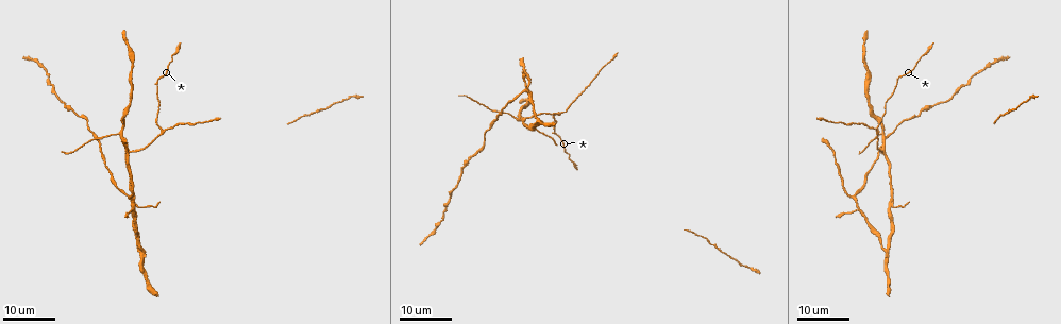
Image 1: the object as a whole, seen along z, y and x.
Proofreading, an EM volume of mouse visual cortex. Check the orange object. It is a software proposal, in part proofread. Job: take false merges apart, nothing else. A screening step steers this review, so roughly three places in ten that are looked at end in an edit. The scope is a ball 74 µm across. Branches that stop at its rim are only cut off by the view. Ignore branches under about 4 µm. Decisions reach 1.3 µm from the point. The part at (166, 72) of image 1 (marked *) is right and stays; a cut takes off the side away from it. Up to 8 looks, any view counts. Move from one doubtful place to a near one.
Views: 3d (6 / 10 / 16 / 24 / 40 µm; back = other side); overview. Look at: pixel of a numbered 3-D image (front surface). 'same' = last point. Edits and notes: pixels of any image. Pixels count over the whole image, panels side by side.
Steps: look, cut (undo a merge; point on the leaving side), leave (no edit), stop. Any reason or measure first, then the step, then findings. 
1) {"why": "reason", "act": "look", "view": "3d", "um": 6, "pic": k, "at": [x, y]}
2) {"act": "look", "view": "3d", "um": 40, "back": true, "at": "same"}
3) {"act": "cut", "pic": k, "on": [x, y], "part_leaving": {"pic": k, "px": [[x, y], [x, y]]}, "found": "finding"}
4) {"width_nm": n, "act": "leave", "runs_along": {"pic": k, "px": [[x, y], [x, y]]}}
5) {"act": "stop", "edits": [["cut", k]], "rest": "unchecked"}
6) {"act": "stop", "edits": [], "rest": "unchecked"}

{"why": "three arms meet", "act": "look", "view": "3d", "um": 16, "pic": 1, "at": [163, 131]}

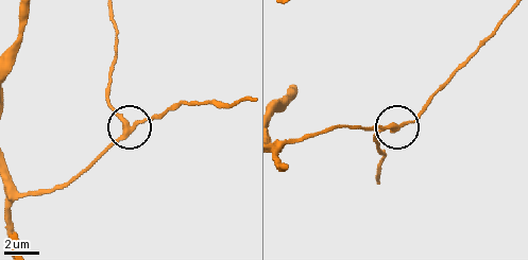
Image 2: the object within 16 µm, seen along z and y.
{"act": "look", "view": "3d", "um": 6, "pic": 2, "at": [395, 127]}

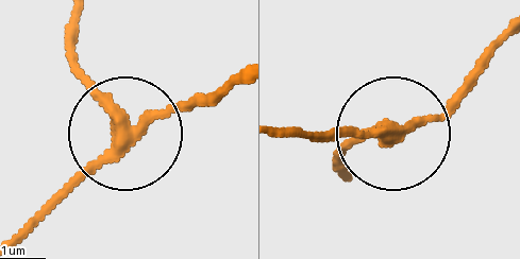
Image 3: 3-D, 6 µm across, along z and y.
{"arms": 3, "act": "leave", "found": "one neuron here"}

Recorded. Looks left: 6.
{"act": "look", "view": "3d", "um": 24, "pic": 1, "at": [141, 250]}

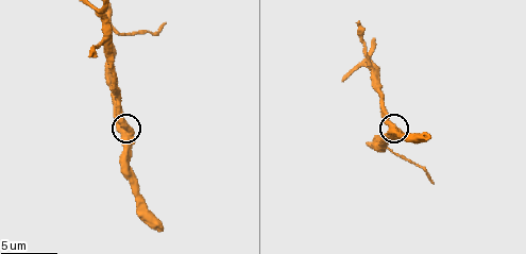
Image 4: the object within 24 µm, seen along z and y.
{"act": "look", "view": "3d", "um": 10, "pic": 4, "at": [128, 125]}

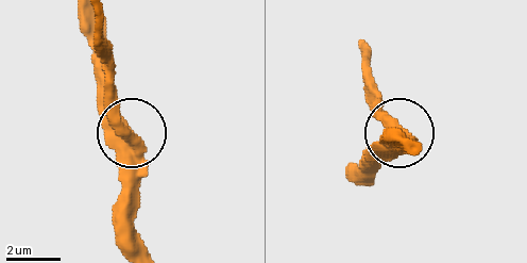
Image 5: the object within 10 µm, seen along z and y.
{"side_arm_um": 10, "act": "cut", "pic": 5, "on": [116, 114], "found": "a second neuron is stuck on"}

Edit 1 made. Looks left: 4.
{"act": "look", "view": "overview"}

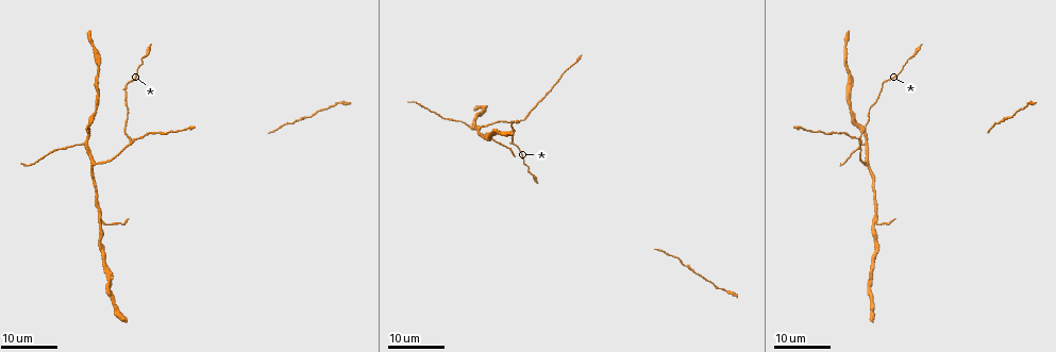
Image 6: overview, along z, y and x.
{"why": "small branch off a trunk", "act": "look", "view": "3d", "um": 16, "pic": 6, "at": [84, 145]}

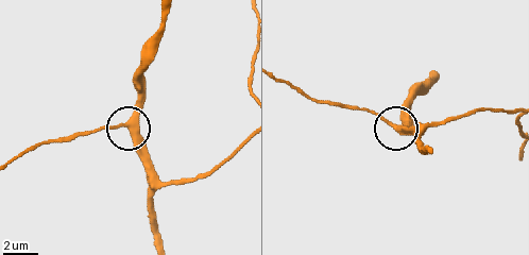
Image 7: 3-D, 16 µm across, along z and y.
{"act": "look", "view": "3d", "um": 10, "pic": 7, "at": [393, 128]}

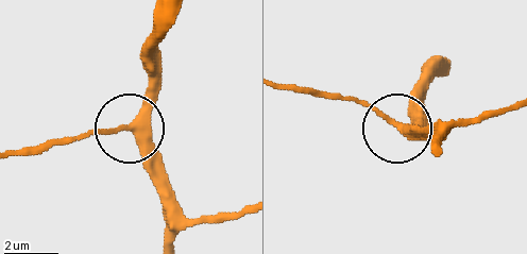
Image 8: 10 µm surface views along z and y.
{"side_arm_um": 14, "act": "leave", "found": "continuous, no second neuron"}

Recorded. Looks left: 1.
{"act": "stop", "edits": [["cut", 5]], "rest": "unchecked"}

